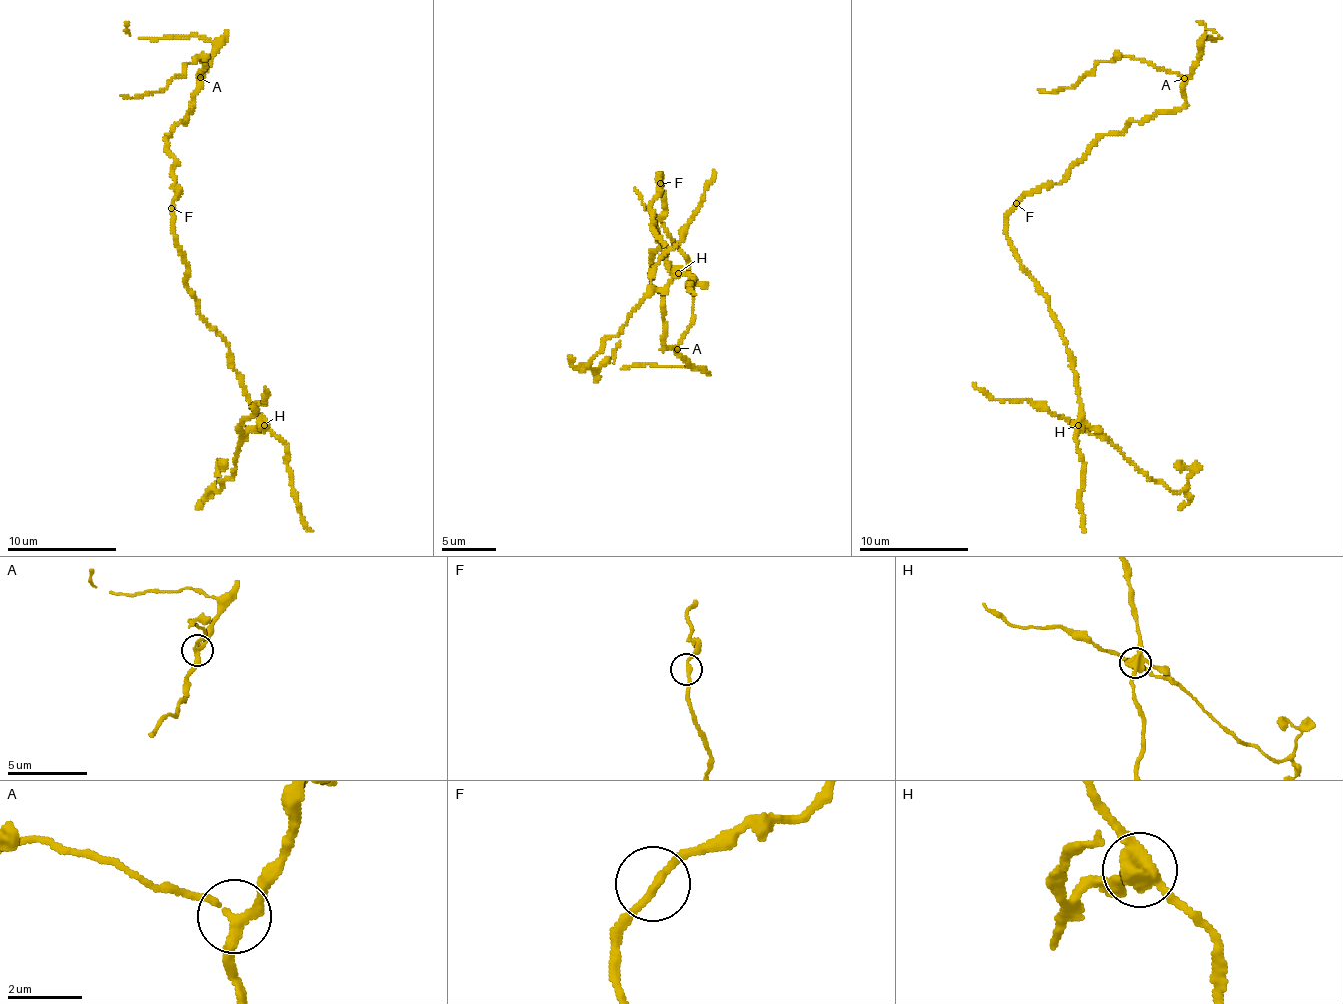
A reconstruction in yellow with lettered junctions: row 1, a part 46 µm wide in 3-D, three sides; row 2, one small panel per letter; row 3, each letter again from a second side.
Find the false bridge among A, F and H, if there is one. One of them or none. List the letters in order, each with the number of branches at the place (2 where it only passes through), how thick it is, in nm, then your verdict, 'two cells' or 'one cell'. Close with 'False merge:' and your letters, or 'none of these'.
A: 3 branches meet; 240 nm thick; one cell
F: 2 branches meet; 200 nm thick; one cell
H: 3 branches meet; 440 nm thick; two cells
False merge: H

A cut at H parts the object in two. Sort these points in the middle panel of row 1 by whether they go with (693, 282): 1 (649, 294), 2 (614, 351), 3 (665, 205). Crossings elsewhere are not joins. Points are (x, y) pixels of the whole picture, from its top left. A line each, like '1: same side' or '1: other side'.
1: other side
2: same side
3: same side

